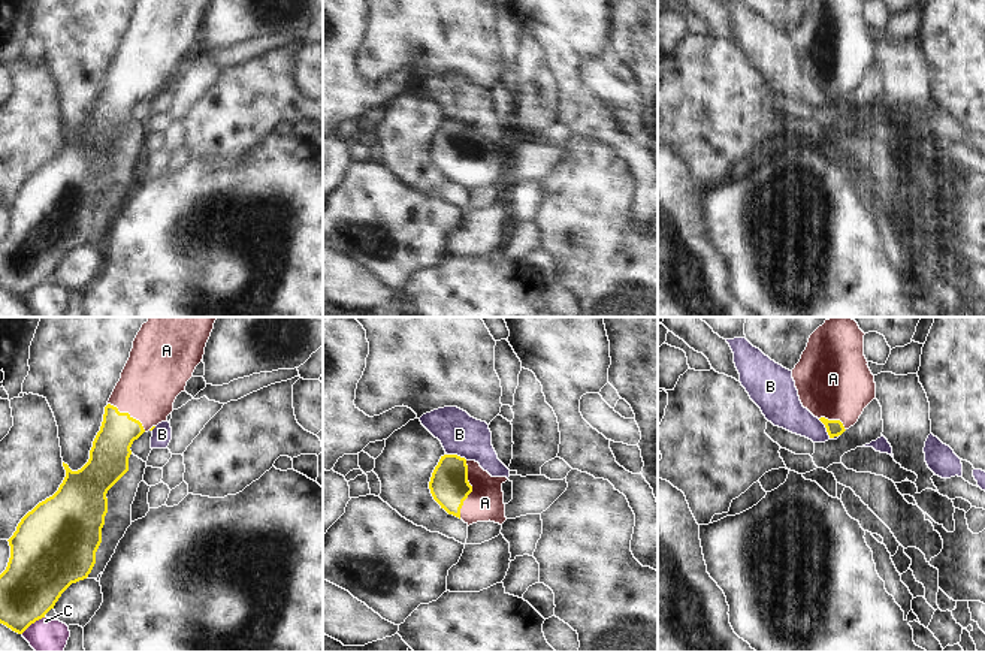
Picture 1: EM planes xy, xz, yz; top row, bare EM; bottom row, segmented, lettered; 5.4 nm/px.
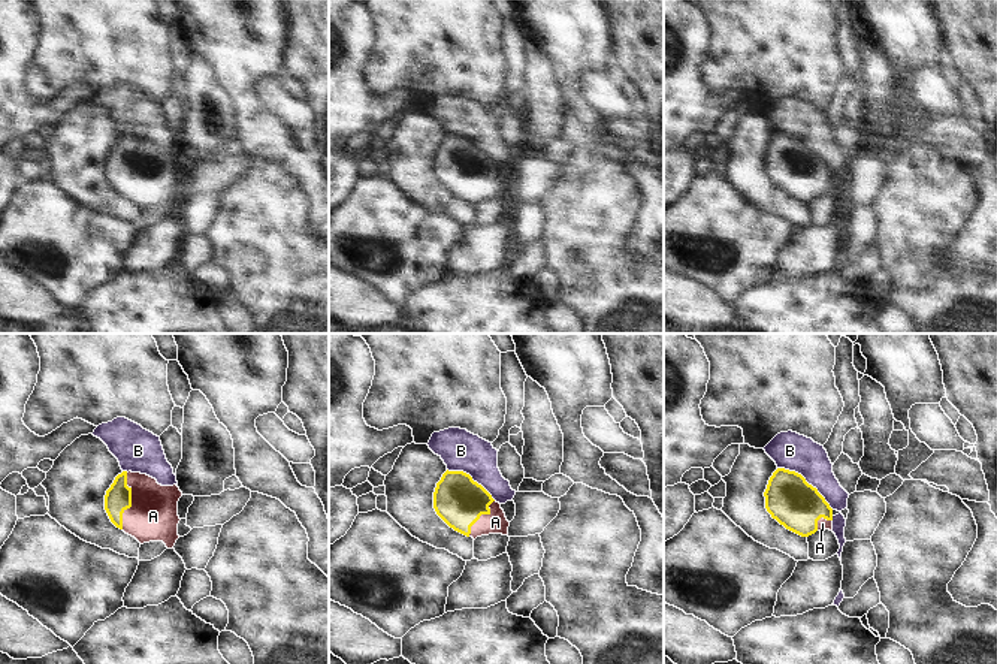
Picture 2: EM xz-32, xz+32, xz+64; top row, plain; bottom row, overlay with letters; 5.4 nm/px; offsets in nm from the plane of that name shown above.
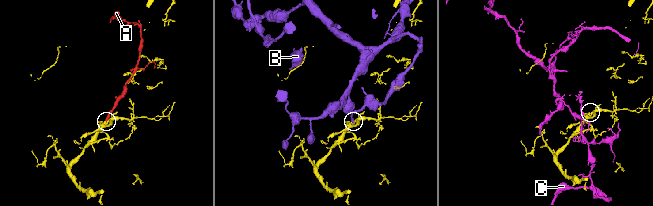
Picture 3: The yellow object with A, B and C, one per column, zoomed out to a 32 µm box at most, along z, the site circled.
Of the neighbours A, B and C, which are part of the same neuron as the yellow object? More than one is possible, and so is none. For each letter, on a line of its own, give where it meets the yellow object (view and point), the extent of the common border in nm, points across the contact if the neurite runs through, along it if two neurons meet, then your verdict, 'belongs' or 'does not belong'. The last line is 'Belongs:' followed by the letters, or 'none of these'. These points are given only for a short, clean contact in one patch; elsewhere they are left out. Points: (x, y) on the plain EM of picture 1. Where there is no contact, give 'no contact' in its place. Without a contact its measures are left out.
A: contact xz (471, 154); length 320 nm; way xz (449, 150), (471, 154), (485, 168); belongs
B: contact yz (827, 96); length 150 nm; border yz (818, 84), (831, 102), (839, 100); does not belong
C: contact xy (33, 287); length 160 nm; does not belong
Belongs: A

